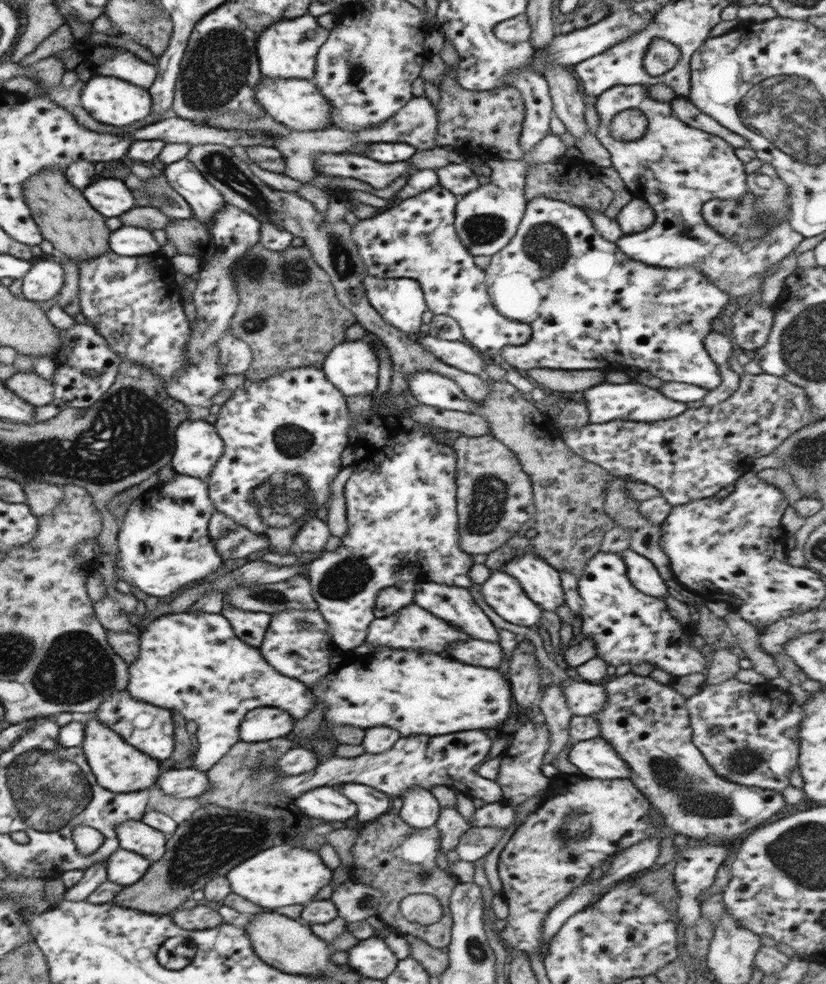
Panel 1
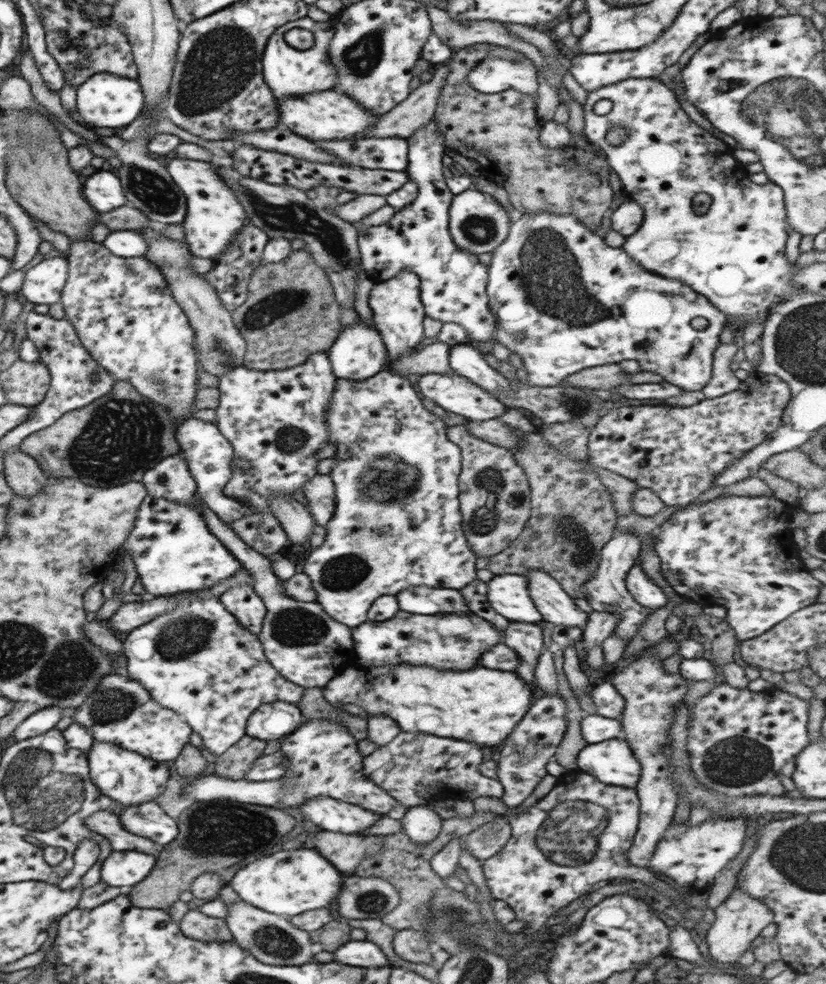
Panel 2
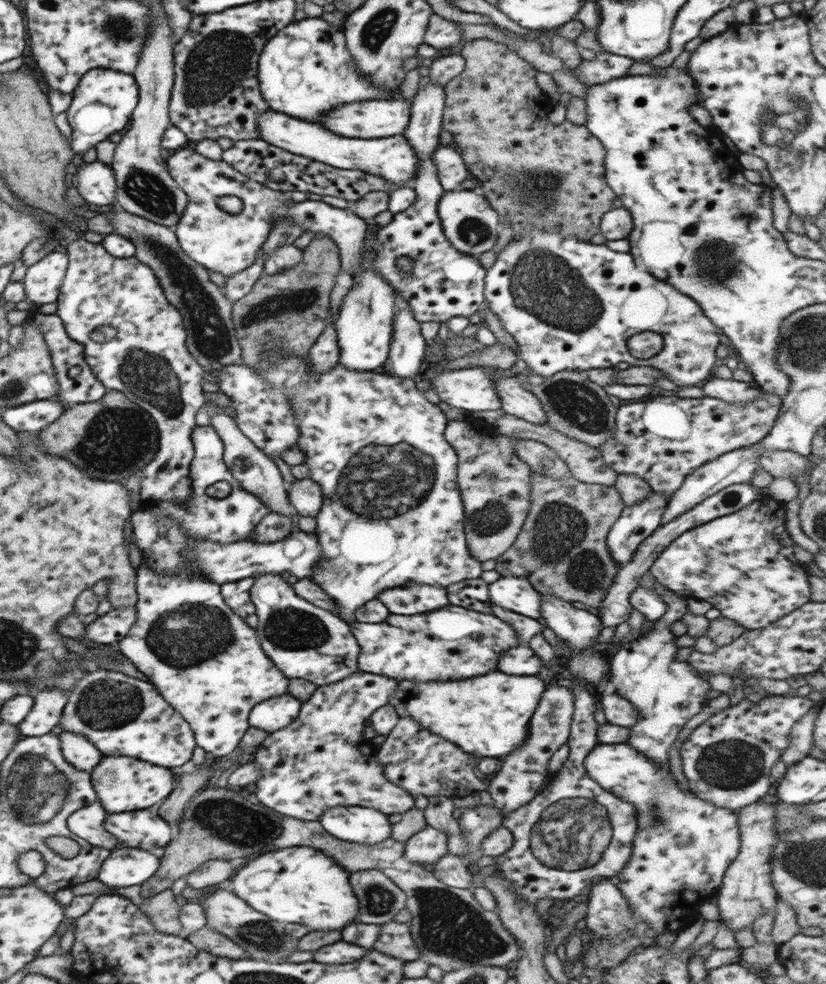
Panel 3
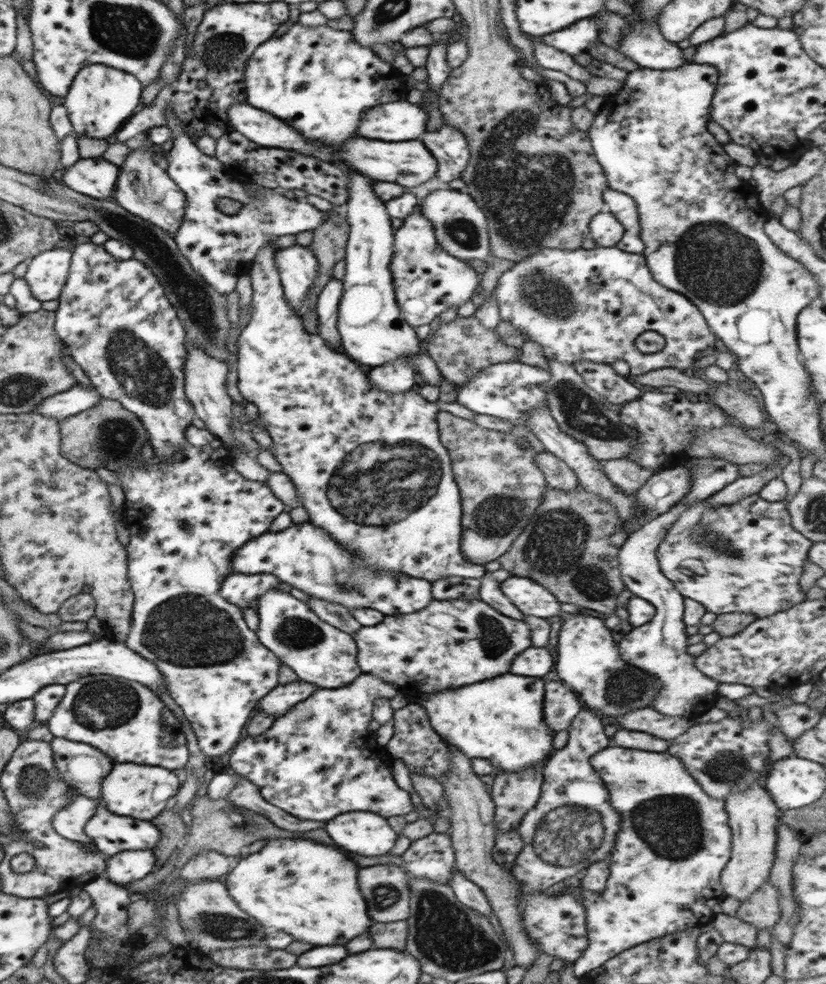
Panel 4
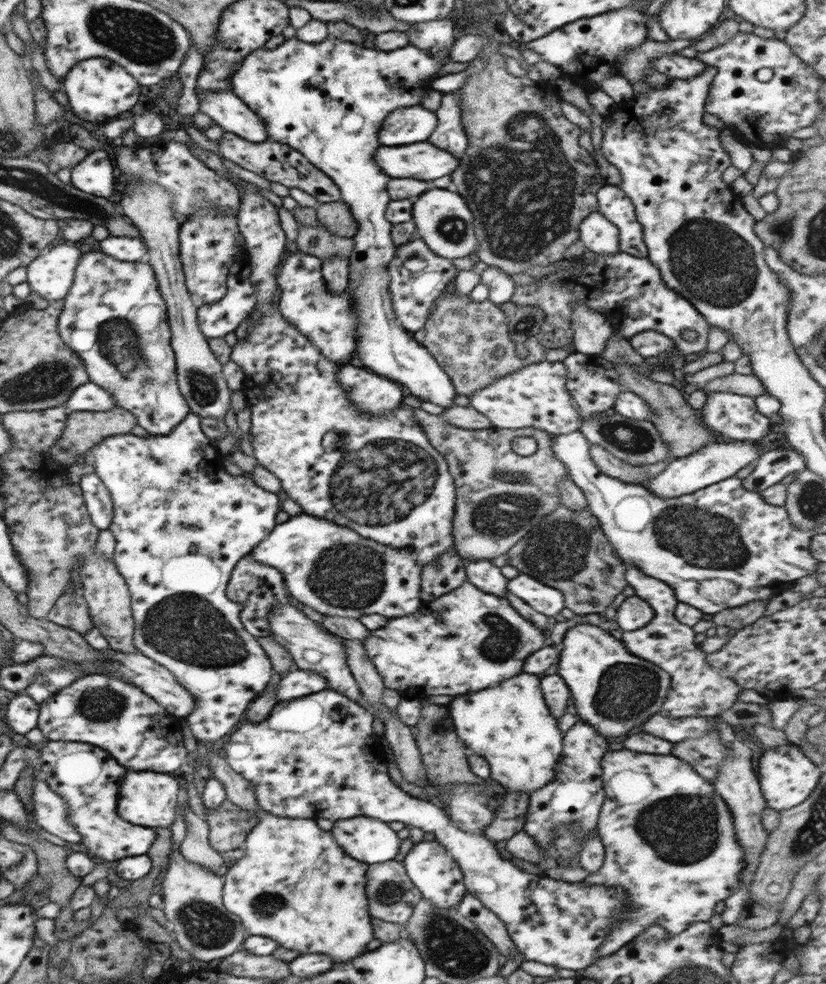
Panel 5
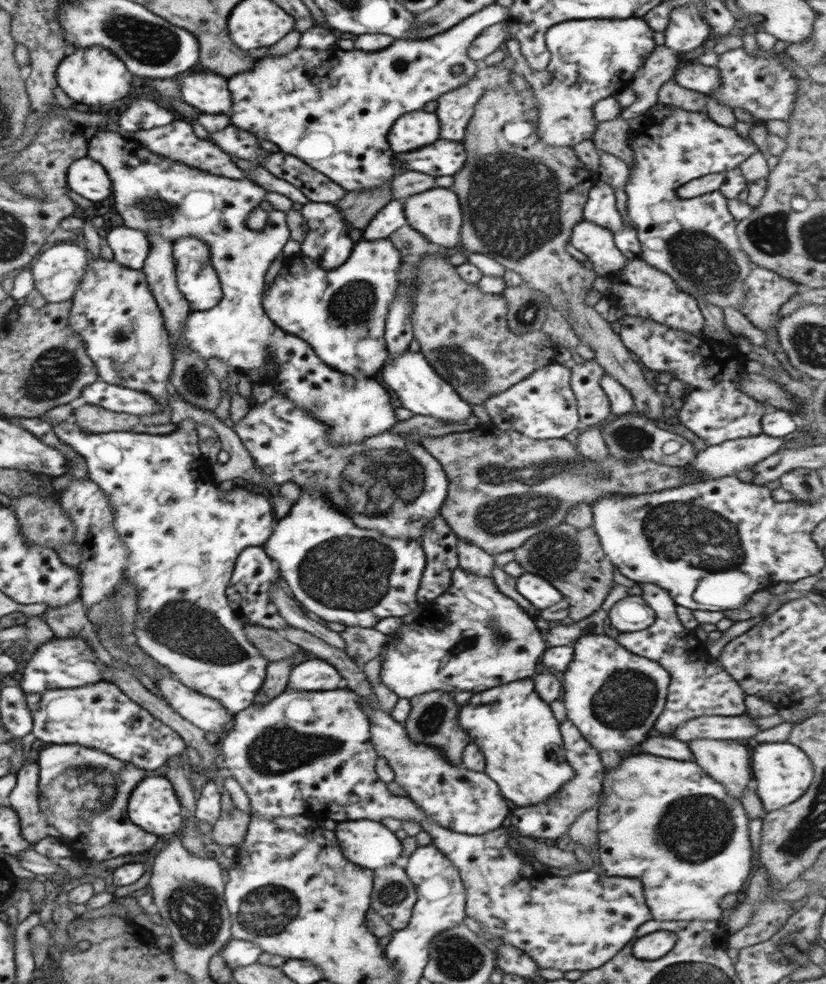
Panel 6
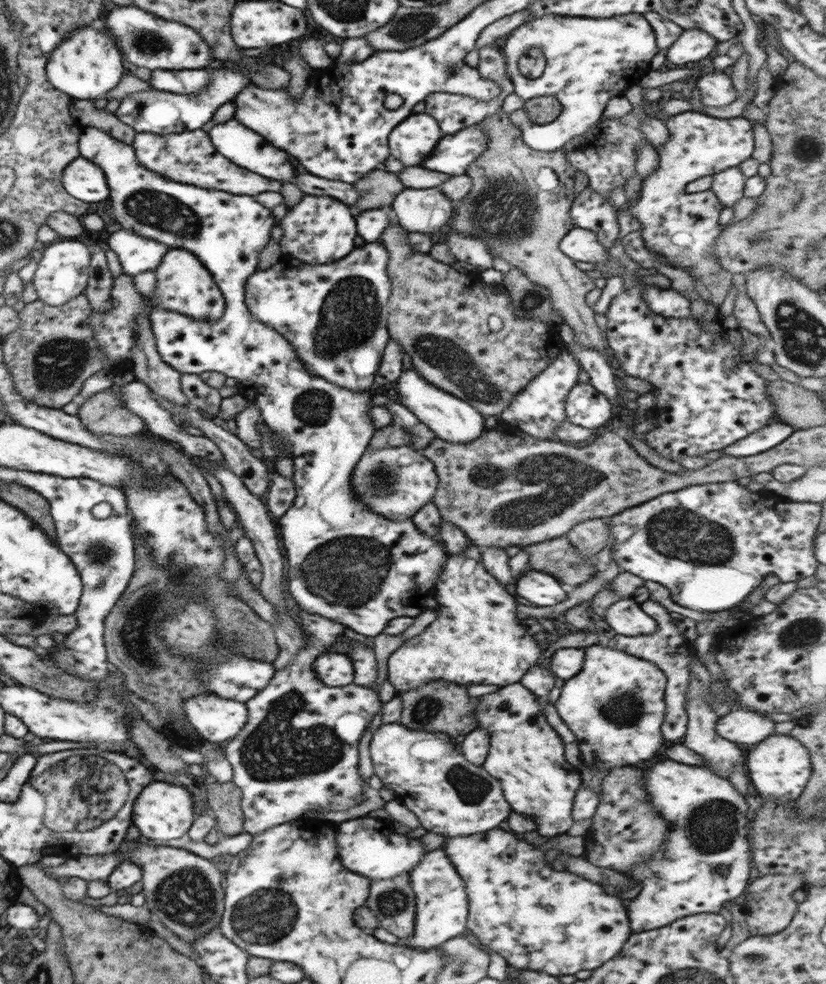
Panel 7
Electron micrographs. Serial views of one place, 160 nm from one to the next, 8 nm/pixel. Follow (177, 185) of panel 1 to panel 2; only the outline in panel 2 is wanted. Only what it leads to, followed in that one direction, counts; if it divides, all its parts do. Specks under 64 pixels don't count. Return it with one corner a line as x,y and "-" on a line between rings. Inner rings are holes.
176,157
165,165
172,180
182,189
187,200
187,211
182,224
190,253
212,261
218,259
226,251
226,247
236,239
236,233
250,225
251,220
247,212
212,163

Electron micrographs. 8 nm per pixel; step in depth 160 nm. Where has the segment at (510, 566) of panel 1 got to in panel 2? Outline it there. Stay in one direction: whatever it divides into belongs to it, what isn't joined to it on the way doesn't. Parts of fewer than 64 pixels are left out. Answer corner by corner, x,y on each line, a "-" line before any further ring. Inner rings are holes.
531,570
526,578
530,596
544,621
555,626
577,626
582,629
586,626
589,614
574,603
557,580
541,570

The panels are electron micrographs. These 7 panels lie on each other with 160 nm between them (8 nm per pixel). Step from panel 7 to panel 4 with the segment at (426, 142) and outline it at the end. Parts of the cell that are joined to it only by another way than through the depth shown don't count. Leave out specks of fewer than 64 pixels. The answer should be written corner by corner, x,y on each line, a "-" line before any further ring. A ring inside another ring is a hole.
406,99
379,104
362,115
358,134
370,140
402,142
420,139
426,131
428,112

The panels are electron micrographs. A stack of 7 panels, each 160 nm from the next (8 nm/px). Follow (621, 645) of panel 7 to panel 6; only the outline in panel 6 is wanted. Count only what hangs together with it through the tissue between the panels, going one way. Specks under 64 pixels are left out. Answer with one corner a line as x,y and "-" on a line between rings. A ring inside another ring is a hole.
638,583
642,588
642,598
655,612
655,622
641,631
620,634
616,637
626,650
635,655
655,660
661,664
671,676
664,711
656,720
656,730
662,736
672,735
678,727
692,719
702,716
734,717
745,712
745,691
721,667
714,664
715,659
702,648
694,630
684,628
677,617
677,604
663,588
654,584

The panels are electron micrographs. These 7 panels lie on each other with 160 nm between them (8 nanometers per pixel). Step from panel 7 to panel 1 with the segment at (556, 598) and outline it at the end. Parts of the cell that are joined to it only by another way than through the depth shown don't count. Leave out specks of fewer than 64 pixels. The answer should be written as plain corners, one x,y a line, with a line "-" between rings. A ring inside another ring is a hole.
492,572
482,584
482,596
506,622
528,627
539,625
543,610
526,596
521,584
508,573

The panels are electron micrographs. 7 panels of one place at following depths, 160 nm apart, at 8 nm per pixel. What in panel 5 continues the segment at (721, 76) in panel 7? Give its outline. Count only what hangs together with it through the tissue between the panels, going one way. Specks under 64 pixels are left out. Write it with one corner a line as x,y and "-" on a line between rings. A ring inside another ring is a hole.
676,53
664,55
653,60
653,68
665,74
669,79
690,80
706,70
707,64
694,58
687,58

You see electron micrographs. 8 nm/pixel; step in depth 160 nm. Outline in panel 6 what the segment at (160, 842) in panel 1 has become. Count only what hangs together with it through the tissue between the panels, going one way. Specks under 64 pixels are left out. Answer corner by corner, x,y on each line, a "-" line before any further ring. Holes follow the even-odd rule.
29,763
16,773
16,786
8,795
9,807
21,818
22,838
32,844
32,850
39,840
53,836
63,840
62,835
46,823
45,816
39,808
39,767
38,763

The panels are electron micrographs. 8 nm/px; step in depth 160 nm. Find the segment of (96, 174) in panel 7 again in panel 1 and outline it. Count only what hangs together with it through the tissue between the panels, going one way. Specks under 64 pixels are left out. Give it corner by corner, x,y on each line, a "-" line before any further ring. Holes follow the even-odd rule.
116,177
96,178
94,183
81,191
92,208
98,210
106,219
119,217
136,206
136,200
124,180

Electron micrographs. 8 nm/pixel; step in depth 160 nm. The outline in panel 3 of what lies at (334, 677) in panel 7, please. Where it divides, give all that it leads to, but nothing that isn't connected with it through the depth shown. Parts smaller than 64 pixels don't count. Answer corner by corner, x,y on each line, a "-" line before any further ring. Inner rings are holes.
290,693
274,695
252,708
248,718
249,727
260,728
268,734
282,730
296,720
301,704
301,700

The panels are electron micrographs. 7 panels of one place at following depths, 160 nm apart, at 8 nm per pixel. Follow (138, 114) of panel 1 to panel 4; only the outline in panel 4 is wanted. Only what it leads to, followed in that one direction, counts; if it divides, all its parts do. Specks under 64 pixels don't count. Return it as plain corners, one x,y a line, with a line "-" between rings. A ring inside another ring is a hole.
91,64
78,71
63,105
76,136
106,139
142,106
142,91
143,84
134,75
103,64

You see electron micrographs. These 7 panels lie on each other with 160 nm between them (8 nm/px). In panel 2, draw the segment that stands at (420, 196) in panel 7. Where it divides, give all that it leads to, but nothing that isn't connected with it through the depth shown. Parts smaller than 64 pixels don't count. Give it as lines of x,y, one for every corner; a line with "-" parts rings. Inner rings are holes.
476,188
454,195
449,208
449,230
454,244
474,255
494,252
508,238
512,220
494,197

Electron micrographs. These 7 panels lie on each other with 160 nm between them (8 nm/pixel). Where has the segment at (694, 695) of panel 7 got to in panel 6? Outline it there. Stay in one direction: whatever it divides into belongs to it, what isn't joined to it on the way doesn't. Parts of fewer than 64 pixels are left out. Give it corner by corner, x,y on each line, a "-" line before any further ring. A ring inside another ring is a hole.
691,740
689,748
706,775
722,784
726,792
740,799
746,788
753,785
750,752
734,740

